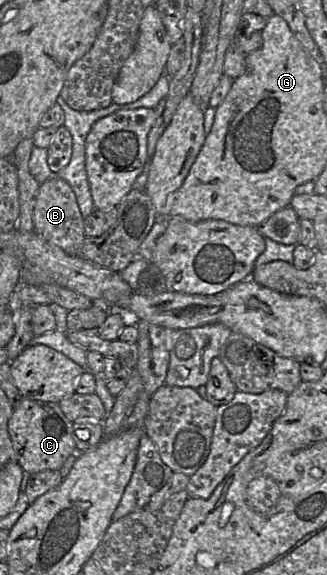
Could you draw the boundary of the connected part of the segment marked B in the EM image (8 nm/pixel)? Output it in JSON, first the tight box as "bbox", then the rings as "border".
{"bbox":[33,176,85,256],"border":[[[53,176],[40,185],[33,209],[34,232],[52,245],[71,256],[80,256],[85,241],[84,217],[80,212],[71,186],[63,179]]]}

